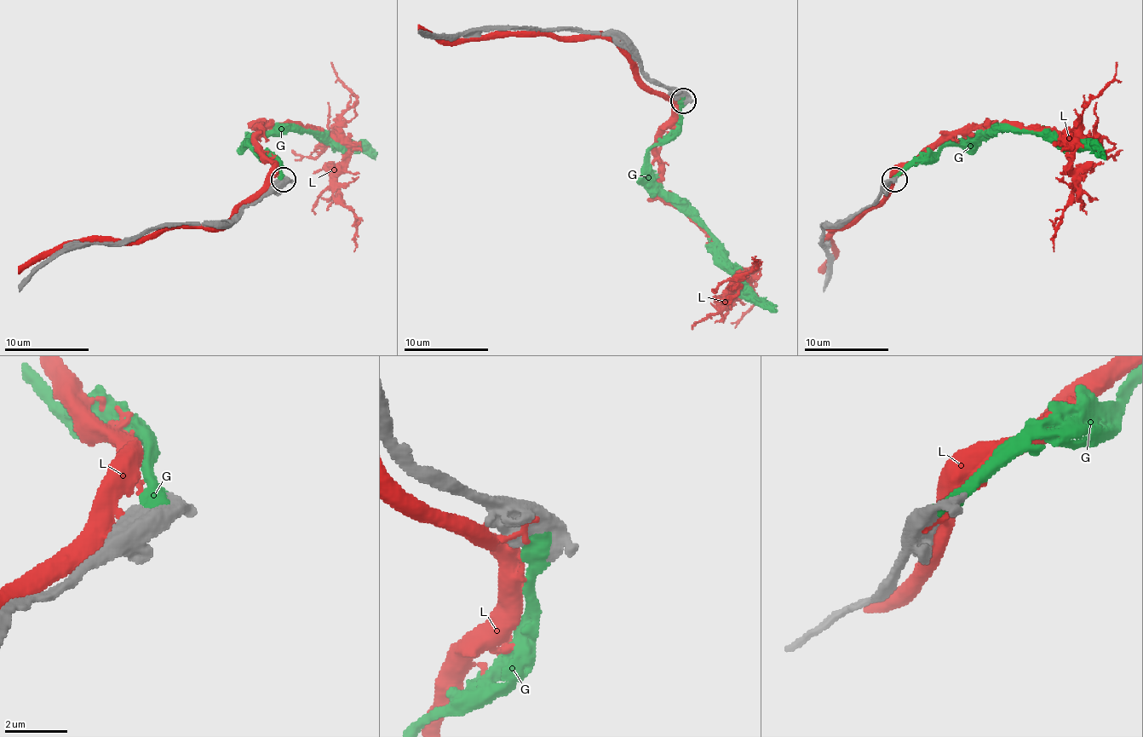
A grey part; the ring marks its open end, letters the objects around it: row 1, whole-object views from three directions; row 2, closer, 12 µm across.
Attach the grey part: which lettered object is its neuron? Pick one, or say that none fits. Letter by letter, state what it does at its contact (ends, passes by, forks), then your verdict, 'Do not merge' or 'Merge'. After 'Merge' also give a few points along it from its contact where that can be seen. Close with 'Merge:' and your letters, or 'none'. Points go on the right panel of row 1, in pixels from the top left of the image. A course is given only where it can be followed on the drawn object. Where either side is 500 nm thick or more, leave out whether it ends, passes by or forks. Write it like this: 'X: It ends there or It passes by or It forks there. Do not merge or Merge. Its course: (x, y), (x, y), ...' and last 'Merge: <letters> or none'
G: Merge. Its course: (889, 180), (932, 157), (944, 144), (967, 144), (982, 134), (1009, 129), (1056, 131), (1092, 144), (1105, 154)
L: Do not merge
Merge: G

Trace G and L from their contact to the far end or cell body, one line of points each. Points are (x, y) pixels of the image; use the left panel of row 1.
G: (283, 180), (280, 165), (249, 144), (263, 134), (324, 131), (350, 144), (363, 144), (377, 154)
L: (276, 184), (255, 142), (261, 129), (323, 129), (337, 138), (348, 163), (336, 191), (354, 215), (354, 252)

